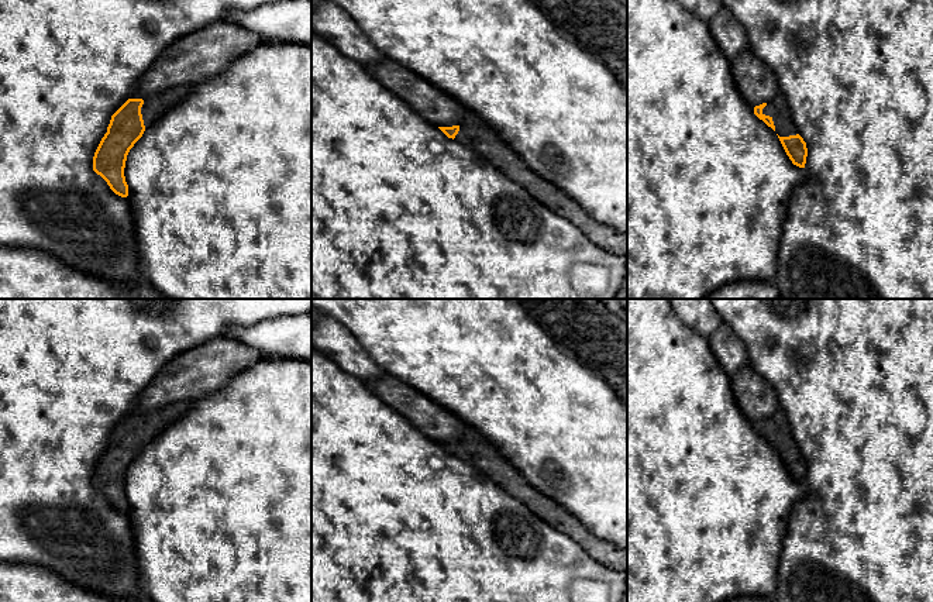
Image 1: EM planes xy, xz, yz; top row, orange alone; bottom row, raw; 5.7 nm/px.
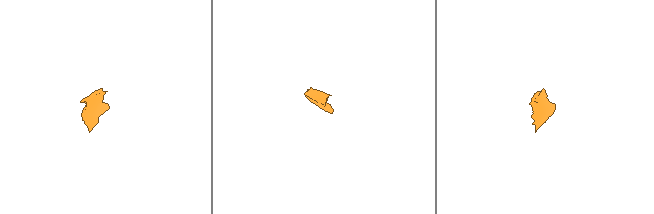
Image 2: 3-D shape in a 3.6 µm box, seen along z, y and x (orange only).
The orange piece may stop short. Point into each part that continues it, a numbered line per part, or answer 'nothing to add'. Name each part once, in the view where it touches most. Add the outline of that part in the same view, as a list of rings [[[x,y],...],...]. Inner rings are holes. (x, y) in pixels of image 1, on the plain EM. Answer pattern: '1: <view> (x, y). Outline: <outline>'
1: yz (778, 425). Outline: [[[778,407],[775,413],[767,419],[767,422],[762,424],[762,430],[770,431],[772,434],[775,448],[779,453],[799,450],[795,443],[786,413],[781,407]]]

